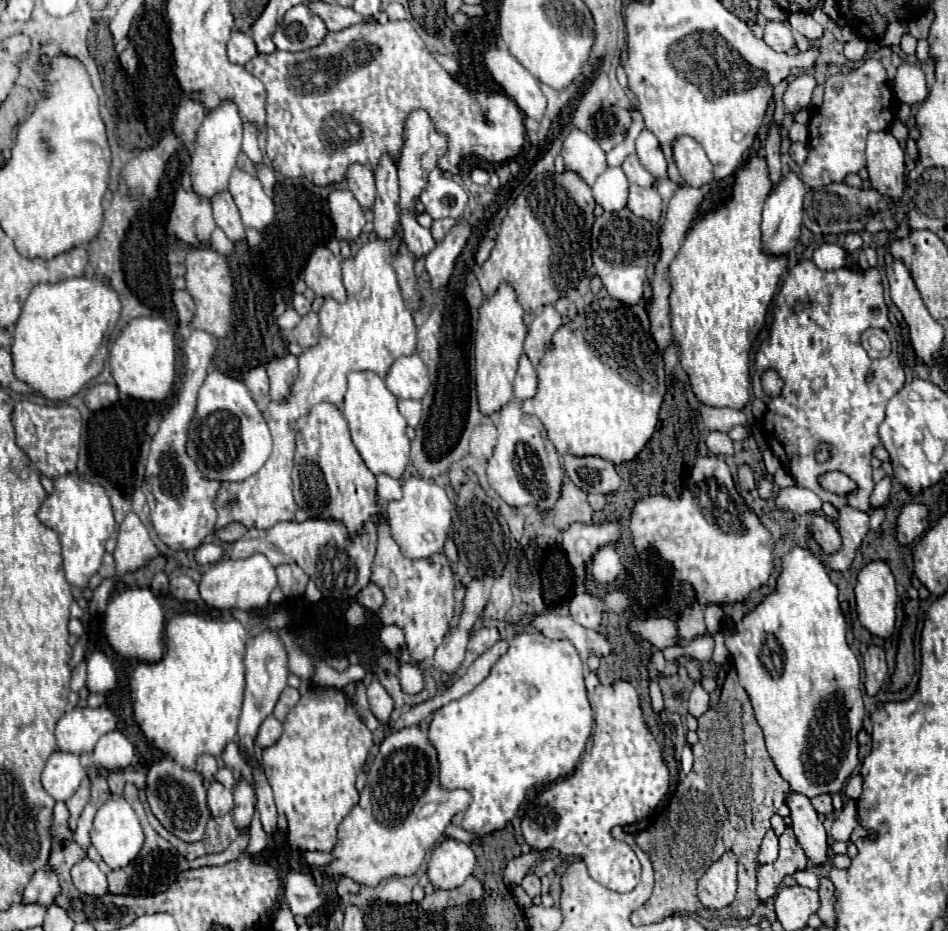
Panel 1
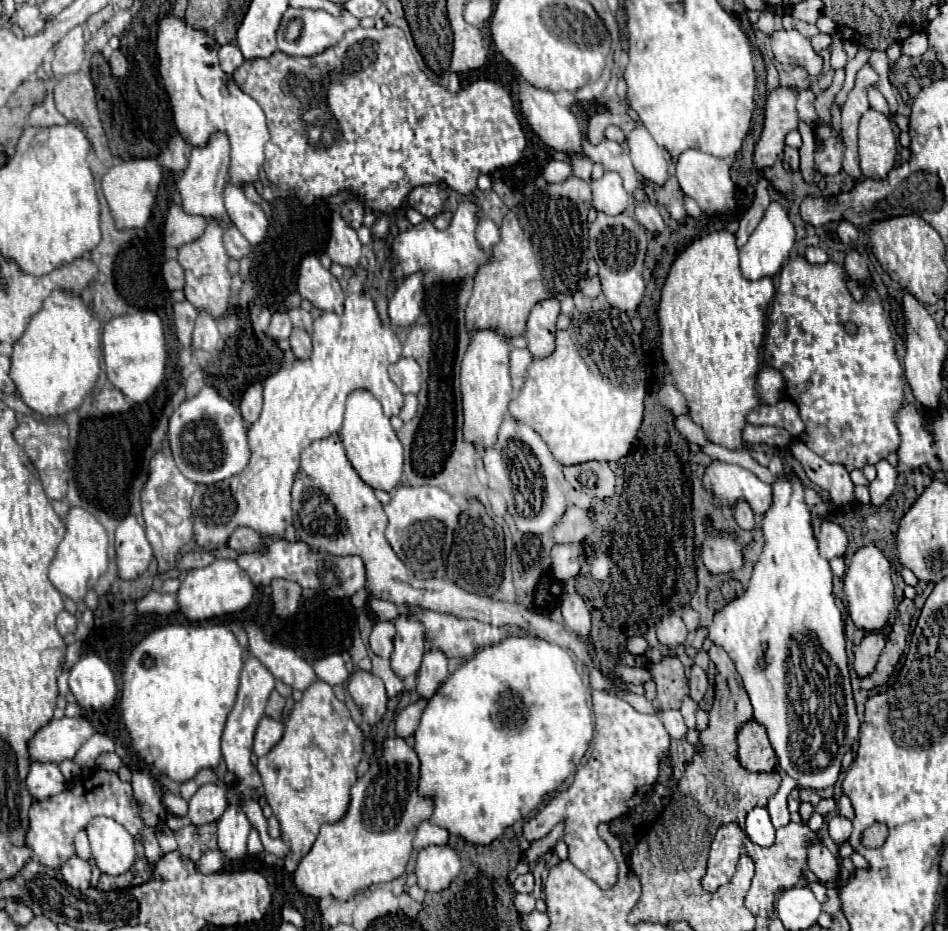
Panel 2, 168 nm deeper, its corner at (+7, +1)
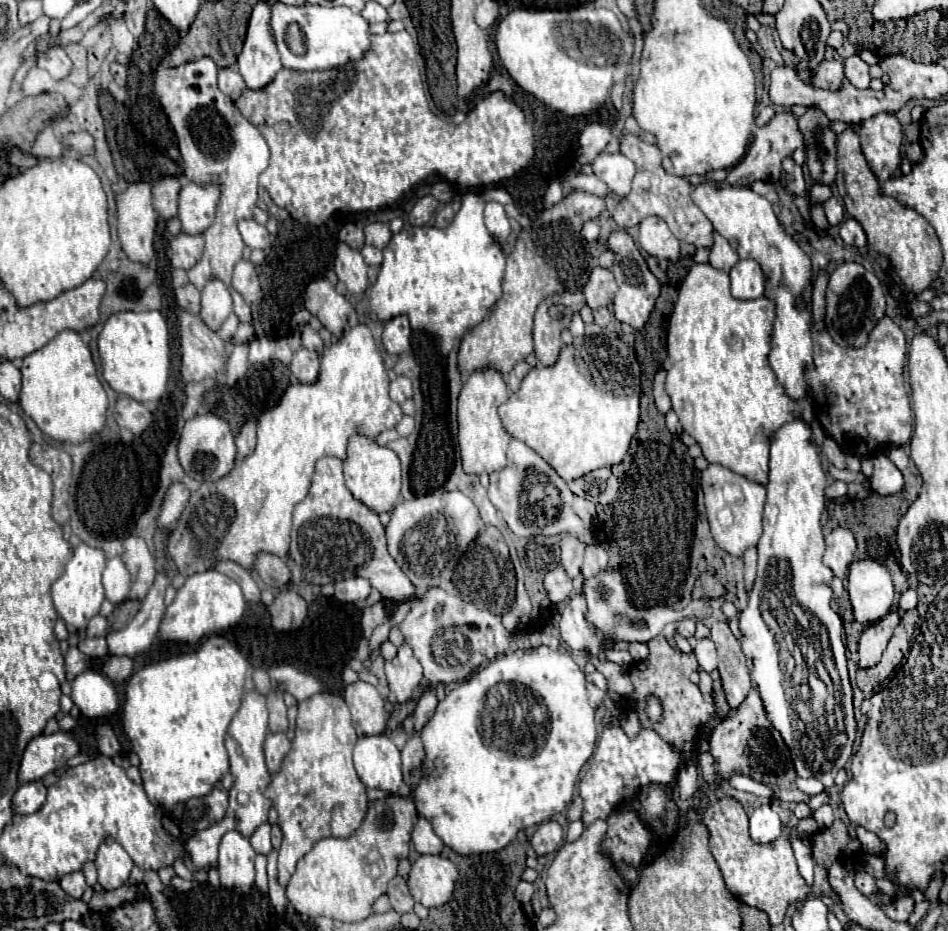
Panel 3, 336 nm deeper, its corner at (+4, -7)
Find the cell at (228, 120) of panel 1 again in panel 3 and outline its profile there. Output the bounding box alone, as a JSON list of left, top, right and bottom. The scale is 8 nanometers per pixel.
[179,180,219,234]

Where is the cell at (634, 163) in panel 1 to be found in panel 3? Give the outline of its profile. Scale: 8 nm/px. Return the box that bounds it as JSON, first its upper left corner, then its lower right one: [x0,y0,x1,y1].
[591,154,635,198]

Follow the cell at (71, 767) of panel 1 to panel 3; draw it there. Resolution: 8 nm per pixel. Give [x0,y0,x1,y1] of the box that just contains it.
[11,780,47,814]

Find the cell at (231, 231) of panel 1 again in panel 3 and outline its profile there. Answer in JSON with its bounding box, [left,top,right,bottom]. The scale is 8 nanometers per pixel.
[231,260,263,304]

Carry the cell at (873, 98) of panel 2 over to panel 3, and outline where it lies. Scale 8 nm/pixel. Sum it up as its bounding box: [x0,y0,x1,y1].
[845,54,871,90]

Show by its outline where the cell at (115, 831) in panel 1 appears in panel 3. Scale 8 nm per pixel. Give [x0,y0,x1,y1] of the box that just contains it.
[95,838,133,890]

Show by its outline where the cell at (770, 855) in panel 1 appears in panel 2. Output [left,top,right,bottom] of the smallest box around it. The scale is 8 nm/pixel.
[746,808,774,848]

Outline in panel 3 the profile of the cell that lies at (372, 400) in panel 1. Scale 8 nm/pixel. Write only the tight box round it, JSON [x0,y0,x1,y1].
[343,434,401,514]

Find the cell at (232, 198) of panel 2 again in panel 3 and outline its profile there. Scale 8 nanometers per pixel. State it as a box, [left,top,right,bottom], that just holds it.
[237,218,271,250]

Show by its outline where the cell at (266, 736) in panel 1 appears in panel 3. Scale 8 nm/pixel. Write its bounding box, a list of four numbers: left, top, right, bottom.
[265,734,291,772]

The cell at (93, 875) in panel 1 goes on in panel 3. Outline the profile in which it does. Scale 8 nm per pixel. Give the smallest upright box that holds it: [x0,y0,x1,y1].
[59,872,87,898]

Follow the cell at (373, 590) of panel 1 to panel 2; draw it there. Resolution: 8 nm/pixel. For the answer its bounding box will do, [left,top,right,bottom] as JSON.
[368,594,398,620]

